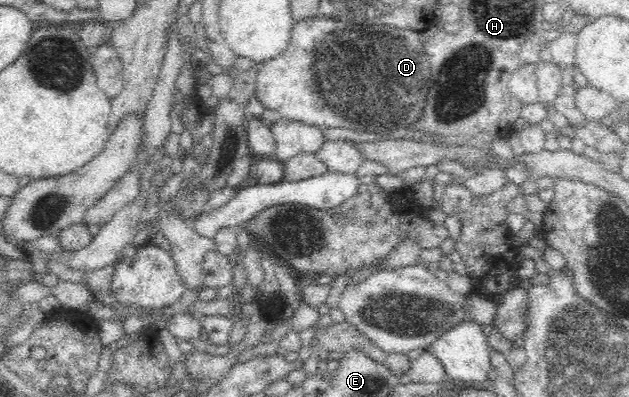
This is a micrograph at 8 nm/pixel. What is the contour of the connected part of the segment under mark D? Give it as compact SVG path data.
M316 16L310 19L303 19L294 25L292 29L292 37L290 37L290 45L286 51L282 51L282 55L276 55L268 61L260 64L257 73L257 84L255 96L260 100L262 106L275 112L280 118L298 121L310 126L318 126L320 128L340 127L340 129L349 129L361 135L361 137L388 137L393 131L416 124L422 116L425 107L426 95L429 90L429 81L431 78L431 63L425 52L425 48L420 42L420 34L409 28L388 27L388 25L370 25L370 27L362 27L362 25L352 25L352 23L342 23L326 16Z

